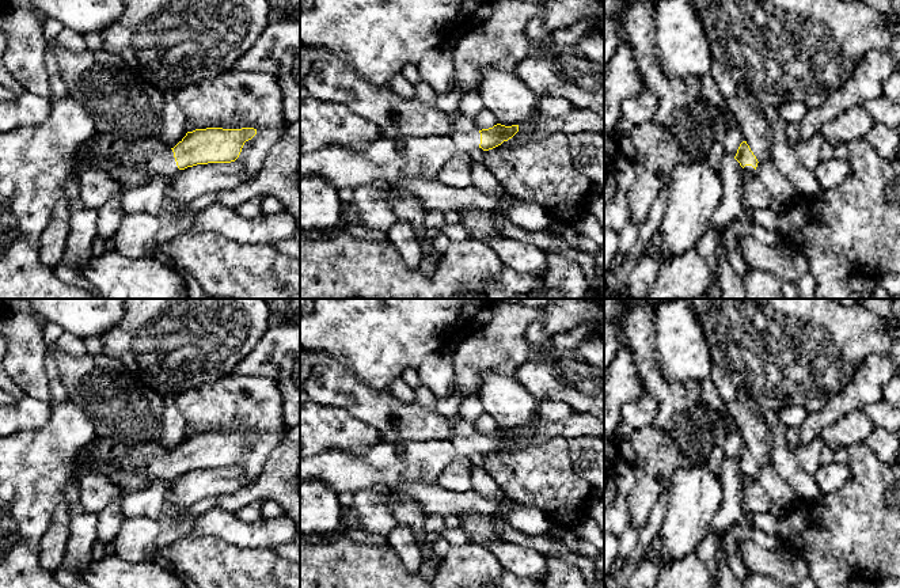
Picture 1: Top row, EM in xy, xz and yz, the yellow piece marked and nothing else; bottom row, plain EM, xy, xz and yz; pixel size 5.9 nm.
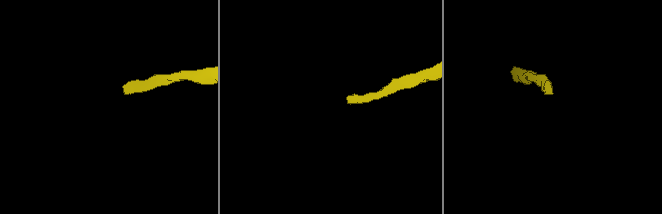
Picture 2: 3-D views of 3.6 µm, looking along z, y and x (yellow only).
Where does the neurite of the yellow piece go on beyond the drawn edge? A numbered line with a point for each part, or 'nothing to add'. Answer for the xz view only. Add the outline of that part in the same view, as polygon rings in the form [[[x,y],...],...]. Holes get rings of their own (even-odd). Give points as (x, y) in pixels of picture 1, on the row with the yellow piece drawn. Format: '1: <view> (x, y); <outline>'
1: xz (388, 158); [[[474,129],[445,136],[381,136],[364,152],[331,145],[300,155],[300,179],[315,174],[338,189],[356,189],[377,179],[390,185],[396,179],[436,179],[447,162],[479,144],[481,133]]]

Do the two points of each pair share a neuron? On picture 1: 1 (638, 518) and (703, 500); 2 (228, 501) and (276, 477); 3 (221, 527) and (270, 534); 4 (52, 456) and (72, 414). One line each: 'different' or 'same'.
1: different
2: same
3: same
4: same

